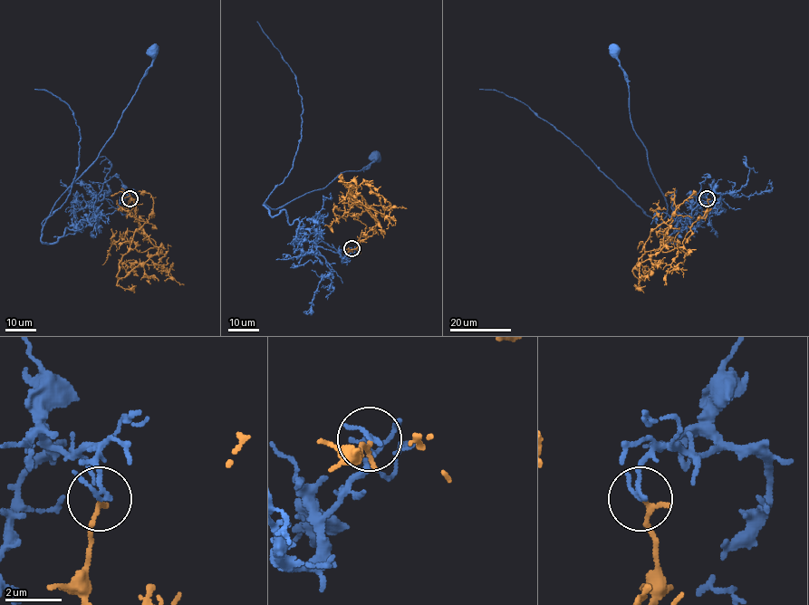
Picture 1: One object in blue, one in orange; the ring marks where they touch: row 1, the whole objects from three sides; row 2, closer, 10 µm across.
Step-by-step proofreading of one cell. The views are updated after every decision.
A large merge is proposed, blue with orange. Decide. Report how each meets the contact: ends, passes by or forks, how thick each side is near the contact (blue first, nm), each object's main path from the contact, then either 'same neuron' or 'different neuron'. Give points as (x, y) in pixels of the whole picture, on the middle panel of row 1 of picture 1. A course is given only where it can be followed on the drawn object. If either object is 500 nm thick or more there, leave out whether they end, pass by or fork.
blue passes by; orange ends there; 140 nm thick on the blue side, 160 nm on the other; blue runs (352, 248), (342, 262), (264, 205), (276, 209), (375, 157); orange runs (352, 249), (378, 225), (340, 176), (348, 187), (365, 181), (379, 196), (358, 217), (332, 206); different neuron

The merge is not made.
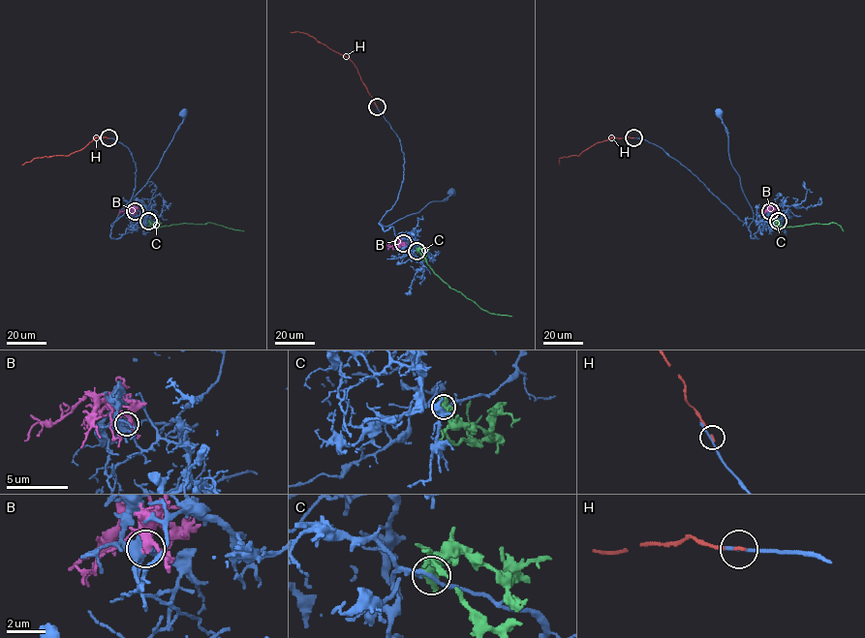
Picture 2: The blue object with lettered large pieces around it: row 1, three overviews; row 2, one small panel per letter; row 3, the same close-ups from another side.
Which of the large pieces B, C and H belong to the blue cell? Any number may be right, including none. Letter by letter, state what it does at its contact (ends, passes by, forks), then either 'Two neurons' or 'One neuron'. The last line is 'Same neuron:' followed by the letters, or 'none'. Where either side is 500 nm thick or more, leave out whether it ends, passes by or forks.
B: It forks there. Two neurons
C: Two neurons
H: It ends there. Two neurons
Same neuron: none

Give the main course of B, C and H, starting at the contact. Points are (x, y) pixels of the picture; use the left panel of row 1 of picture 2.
B: (135, 211), (129, 206), (118, 214)
C: (148, 221), (150, 227), (207, 223), (243, 230)
H: (108, 137), (96, 137), (83, 148), (68, 155), (38, 158), (22, 165)

